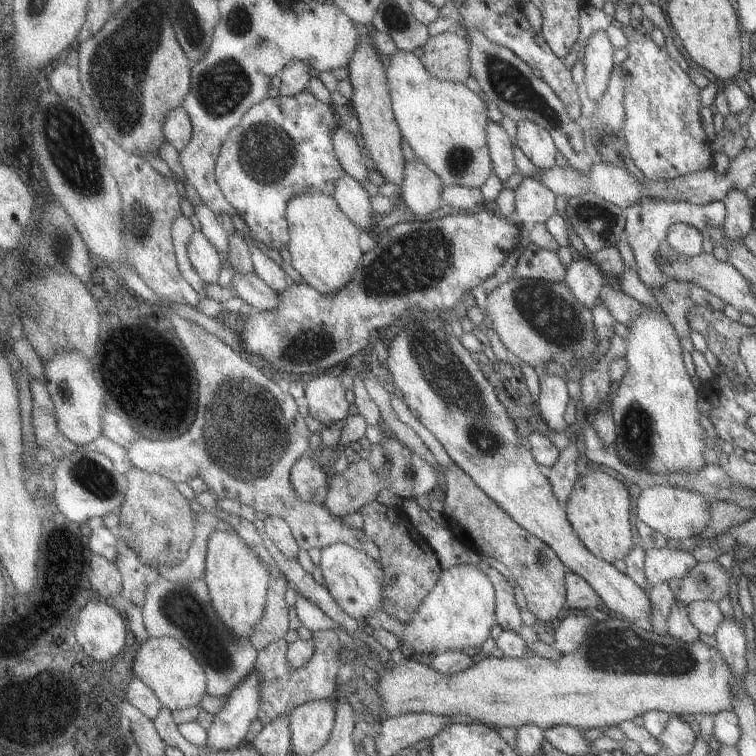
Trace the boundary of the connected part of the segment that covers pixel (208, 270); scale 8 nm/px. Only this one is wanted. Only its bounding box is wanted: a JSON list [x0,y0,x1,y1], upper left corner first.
[189,230,225,284]

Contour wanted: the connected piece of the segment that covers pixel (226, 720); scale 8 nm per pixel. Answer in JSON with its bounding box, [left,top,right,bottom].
[209,672,262,752]

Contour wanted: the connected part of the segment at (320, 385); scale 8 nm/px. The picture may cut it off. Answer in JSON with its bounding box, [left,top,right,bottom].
[306,374,350,426]

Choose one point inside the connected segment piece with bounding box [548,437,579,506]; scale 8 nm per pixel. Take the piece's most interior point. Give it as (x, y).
(563, 474)

